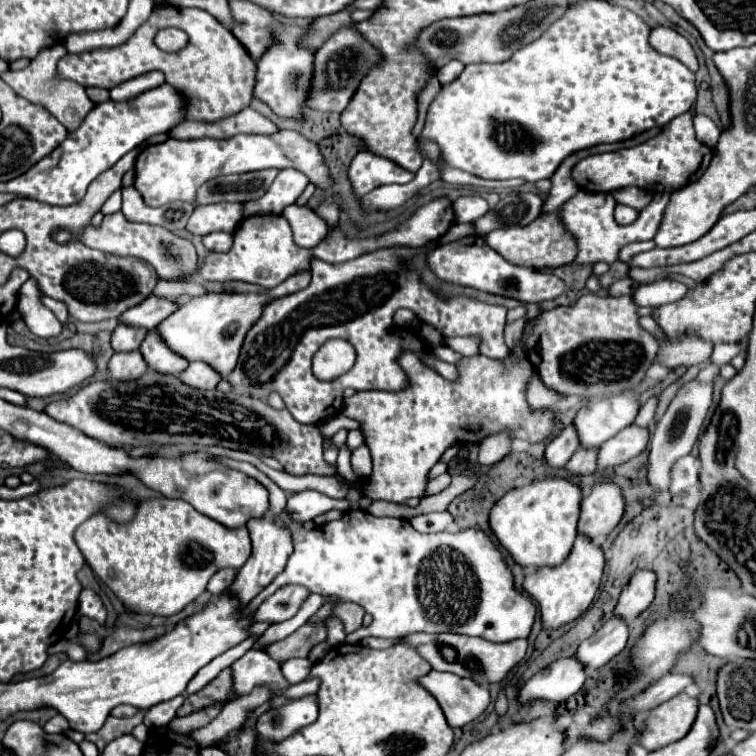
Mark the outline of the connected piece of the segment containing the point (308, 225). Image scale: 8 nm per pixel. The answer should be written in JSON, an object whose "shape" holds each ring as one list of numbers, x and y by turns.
{"shape":[[298,205,286,207,284,217,292,227,294,243,304,249,314,249,316,245,320,245,320,241,328,233,326,221,308,207,298,207]]}

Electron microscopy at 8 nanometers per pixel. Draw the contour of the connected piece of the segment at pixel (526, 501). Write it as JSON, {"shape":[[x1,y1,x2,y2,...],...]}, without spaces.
{"shape":[[542,479,506,493,490,511,490,529,498,543,524,569,558,567,576,541,580,489,566,479]]}

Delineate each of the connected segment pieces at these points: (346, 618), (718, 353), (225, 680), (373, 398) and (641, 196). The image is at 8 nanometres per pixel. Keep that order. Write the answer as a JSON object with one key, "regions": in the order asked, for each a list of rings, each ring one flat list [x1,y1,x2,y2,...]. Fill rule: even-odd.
{"regions":[[[342,603,342,605,336,605,336,611,332,615,340,617,344,621,344,627,348,633,356,631,358,627,362,627,362,617,364,617,364,607,356,605,356,603]],[[722,343,722,345,716,345,716,347,714,347,714,353,712,353,712,363,718,365,718,367,728,365,730,359,736,357,744,347,746,347,746,343,734,343,734,345,730,345,730,343,724,345,724,343]],[[224,669,220,671,220,675,216,679,212,679,208,683,208,687,204,687,202,691,190,695,184,705,178,709,178,715,188,715,196,709,202,709,202,707,208,707,212,705,214,701,222,701,226,703,228,701,228,687,232,685,232,675,230,675,230,669]],[[404,351,398,363,408,377,408,387,394,393,360,391,346,399,342,407,342,415,360,423,364,439,368,435,374,471,370,479,364,481,362,491,374,501,404,503,410,497,420,497,426,487,428,471,452,445,480,443,504,431,510,433,512,439,540,443,554,431,554,413,550,409,532,409,526,399,534,371,532,363,516,357,512,351,504,359,488,359,484,355,462,357,456,363,456,381,440,377,422,363,414,351]],[[638,187,616,189,616,191,612,191,612,195,614,195,614,199,616,199,618,203,628,205,628,207,634,207,636,211,642,211,642,209,650,203,650,199,652,199,652,195,648,195,646,191,640,191]]]}

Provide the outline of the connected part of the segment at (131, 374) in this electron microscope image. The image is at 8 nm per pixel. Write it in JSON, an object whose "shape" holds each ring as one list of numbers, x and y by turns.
{"shape":[[114,353,108,361,108,377,112,381,134,381,148,371,142,355,132,353]]}

